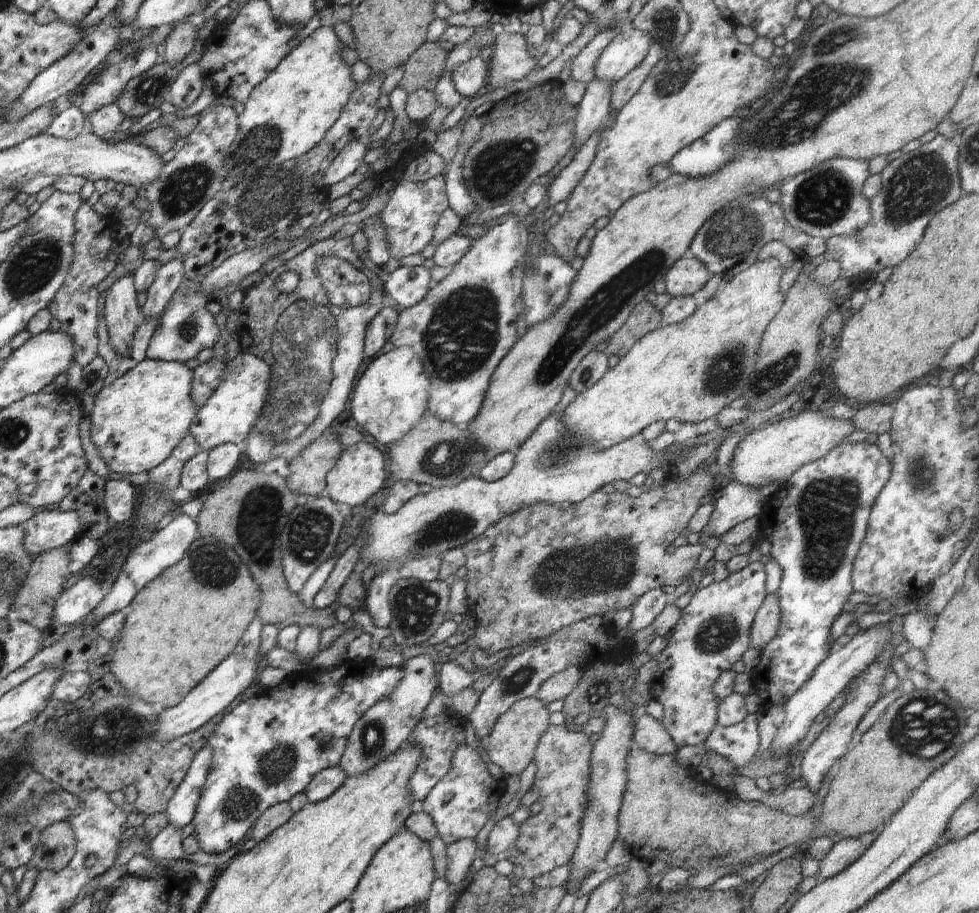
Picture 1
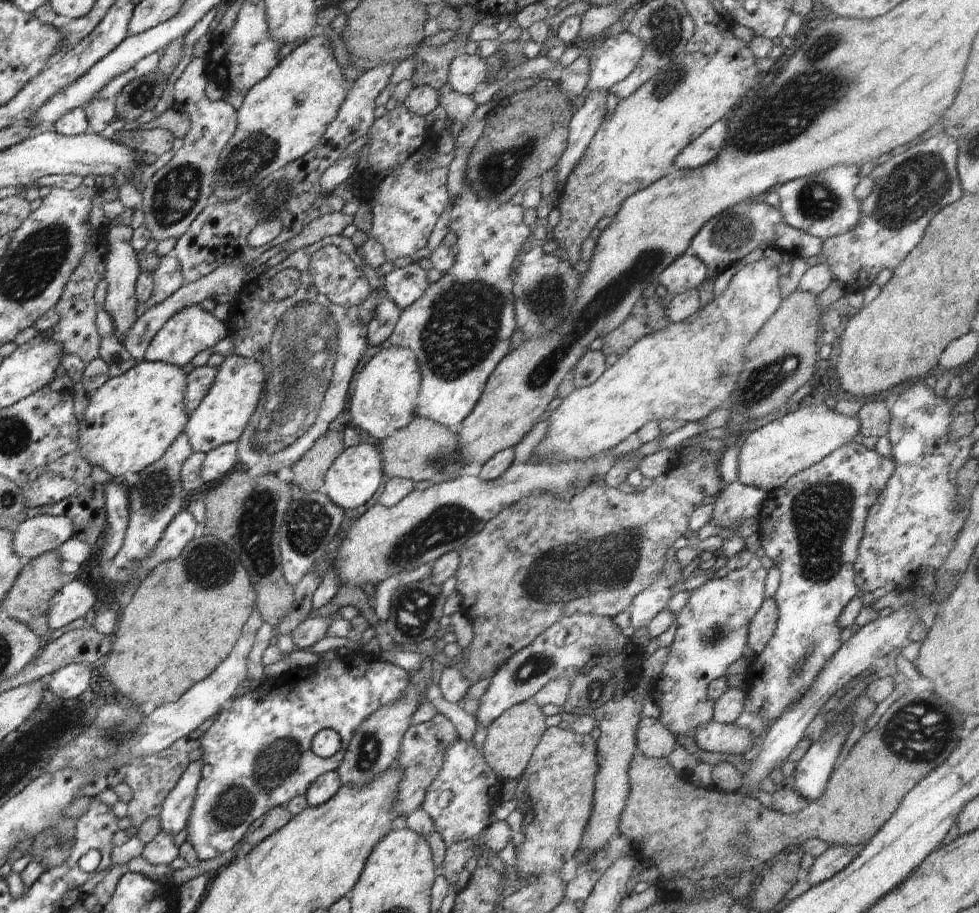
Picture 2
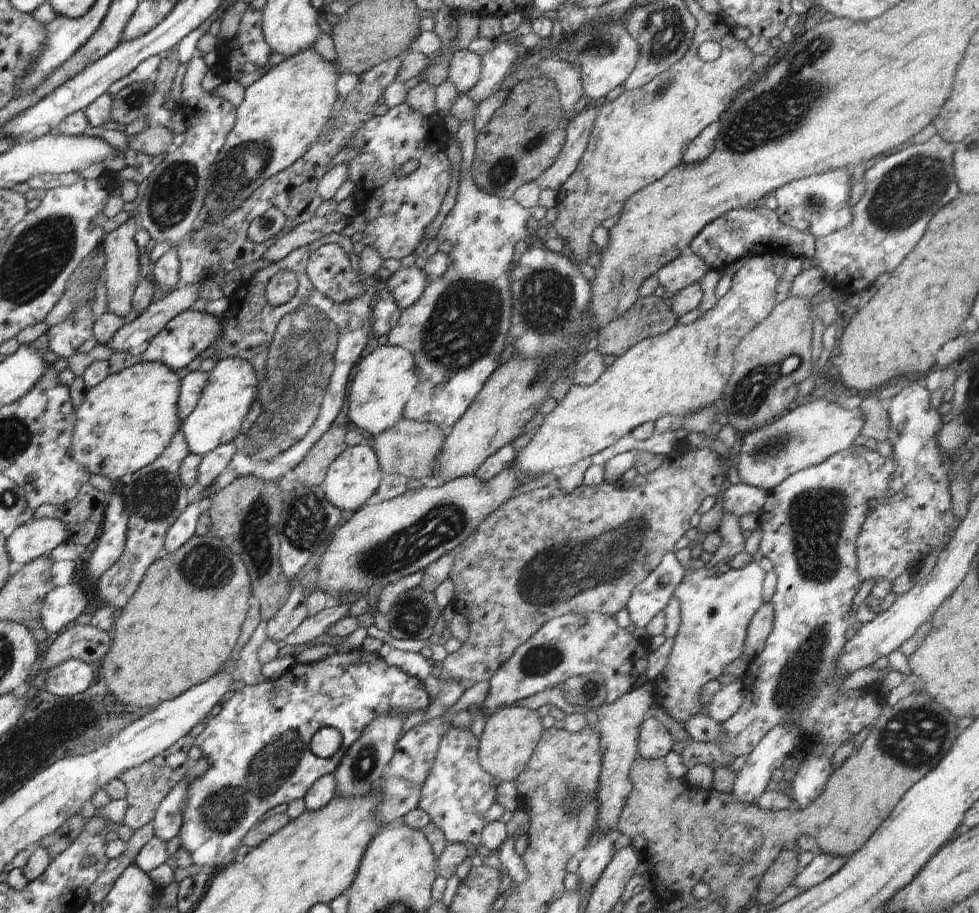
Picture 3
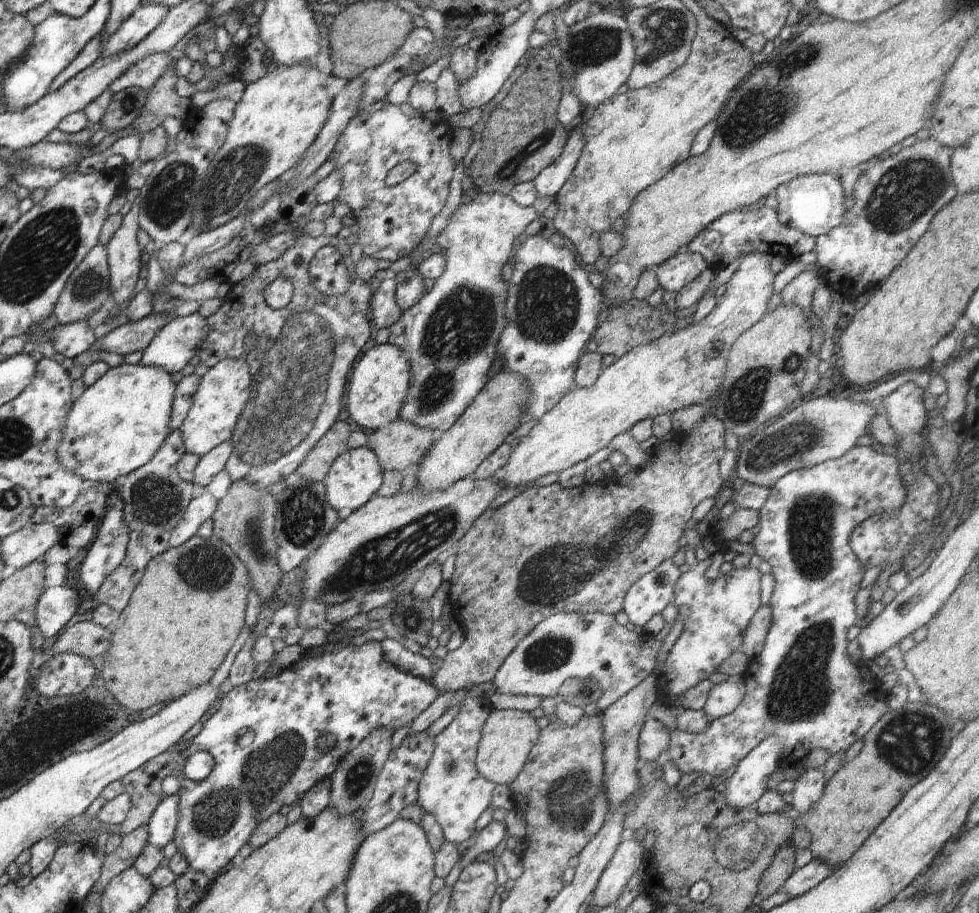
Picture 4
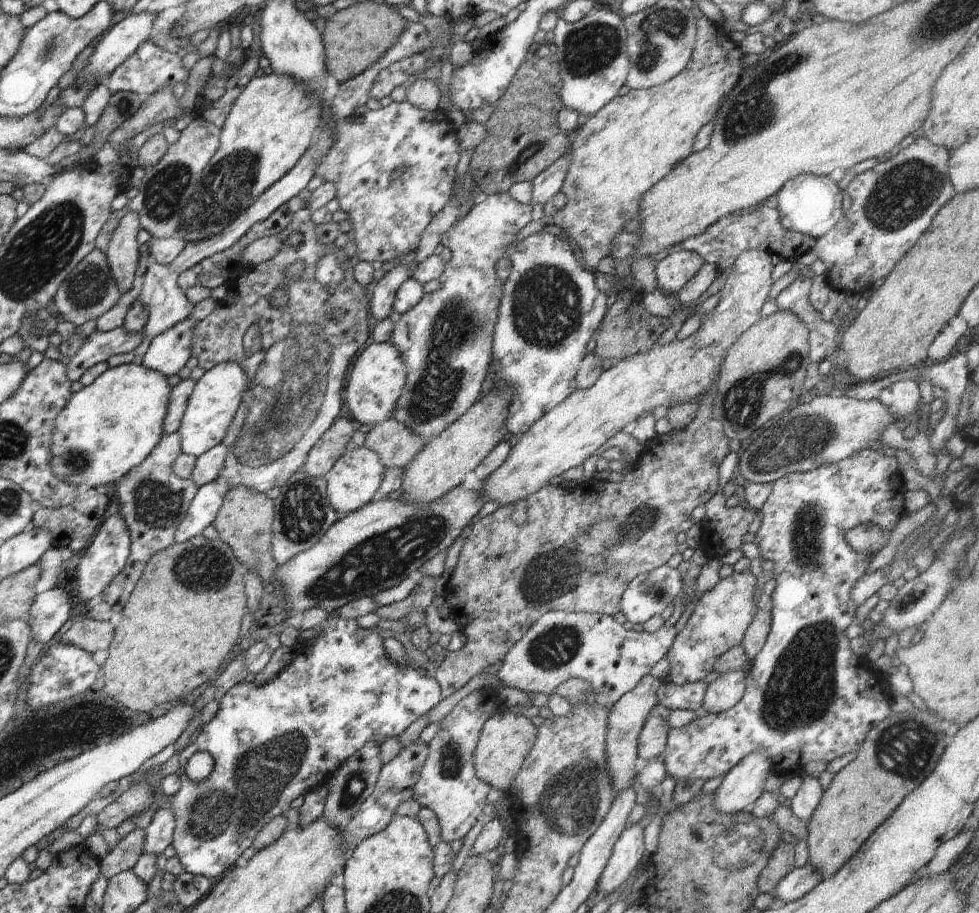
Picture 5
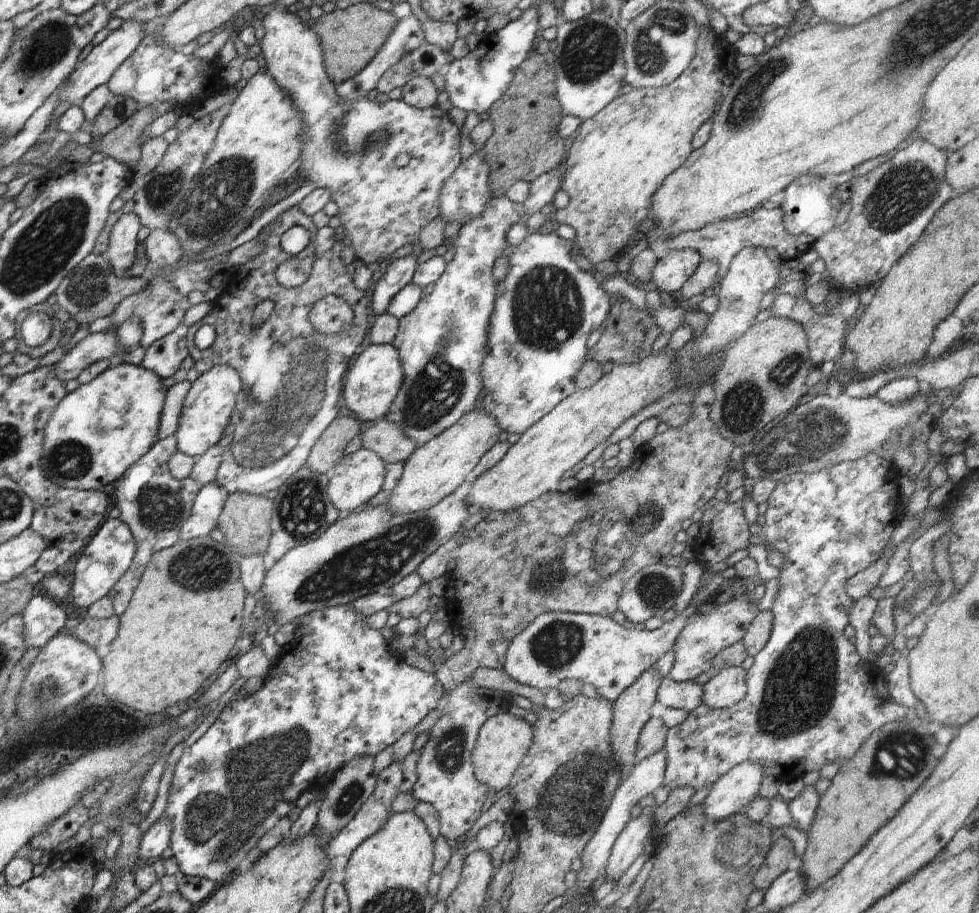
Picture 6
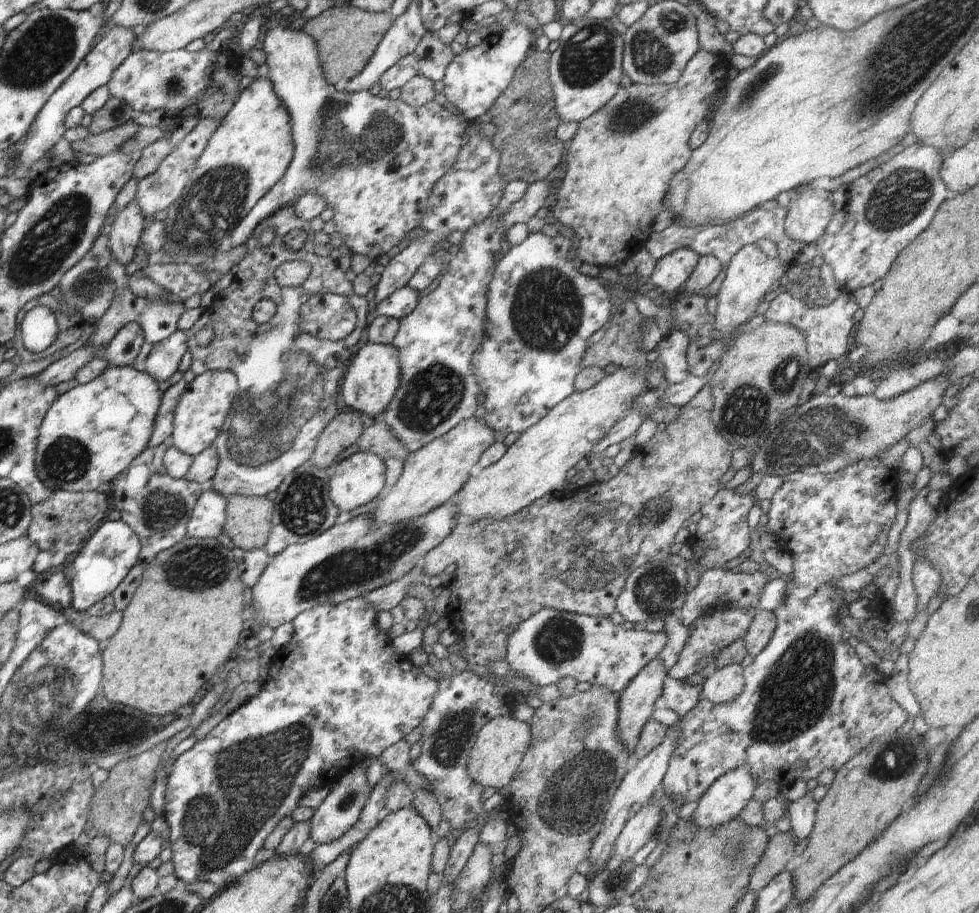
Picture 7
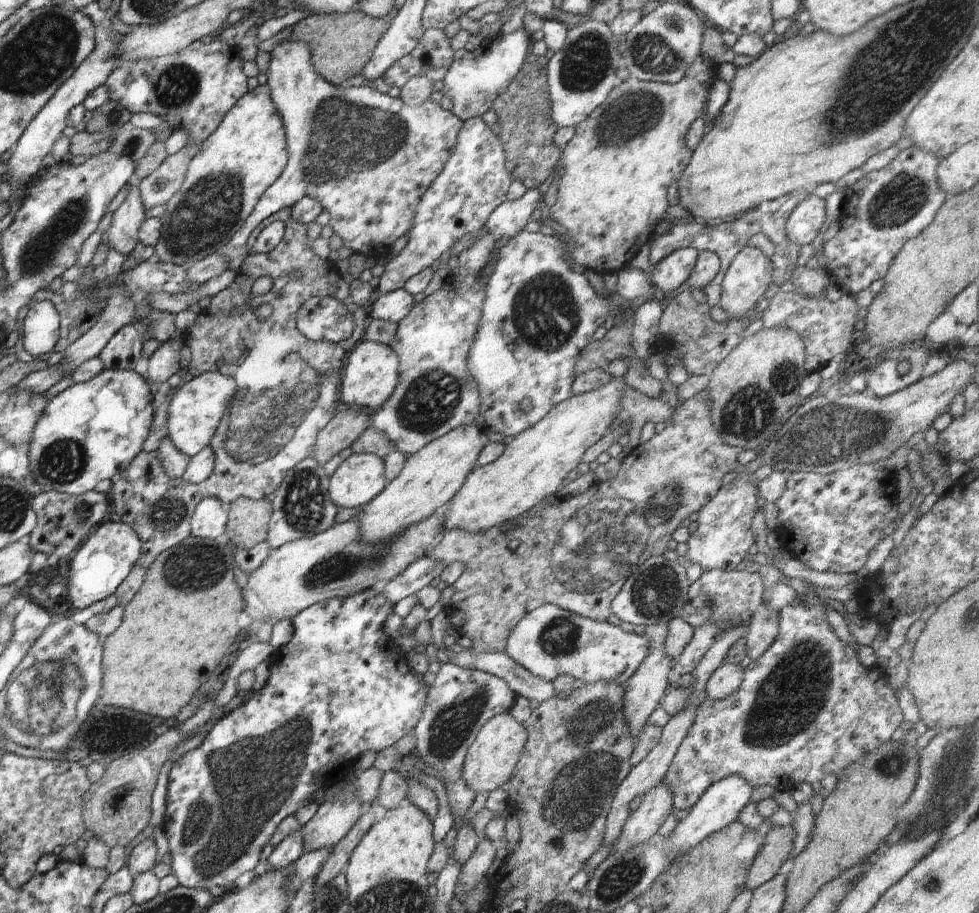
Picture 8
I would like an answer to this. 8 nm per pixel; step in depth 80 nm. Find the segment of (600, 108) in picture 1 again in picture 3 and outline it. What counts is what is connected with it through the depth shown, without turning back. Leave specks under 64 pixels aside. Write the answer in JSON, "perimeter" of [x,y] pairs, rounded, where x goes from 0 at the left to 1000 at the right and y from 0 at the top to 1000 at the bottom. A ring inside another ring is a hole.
{"perimeter":[[[612,112],[605,113],[582,130],[578,153],[569,175],[551,194],[553,208],[572,208],[584,193],[601,159],[611,118]]]}

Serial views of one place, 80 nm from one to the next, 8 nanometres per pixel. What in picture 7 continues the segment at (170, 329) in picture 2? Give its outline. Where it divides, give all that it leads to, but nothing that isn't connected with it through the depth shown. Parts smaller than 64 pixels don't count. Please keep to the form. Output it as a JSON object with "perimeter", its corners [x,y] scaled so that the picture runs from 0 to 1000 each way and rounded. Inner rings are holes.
{"perimeter":[[[181,361],[170,372],[157,377],[149,392],[148,407],[160,419],[172,416],[183,405],[185,393],[191,381],[191,364]]]}

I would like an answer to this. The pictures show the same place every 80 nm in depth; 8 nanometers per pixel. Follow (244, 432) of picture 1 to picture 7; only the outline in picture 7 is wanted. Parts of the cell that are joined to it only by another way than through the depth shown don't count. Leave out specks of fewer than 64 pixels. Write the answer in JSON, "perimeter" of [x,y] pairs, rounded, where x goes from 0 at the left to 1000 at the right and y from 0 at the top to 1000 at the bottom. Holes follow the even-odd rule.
{"perimeter":[[[219,405],[200,411],[184,432],[184,438],[178,447],[178,468],[174,479],[177,488],[187,497],[198,501],[218,487],[221,478],[228,470],[242,427],[242,414],[238,407]]]}

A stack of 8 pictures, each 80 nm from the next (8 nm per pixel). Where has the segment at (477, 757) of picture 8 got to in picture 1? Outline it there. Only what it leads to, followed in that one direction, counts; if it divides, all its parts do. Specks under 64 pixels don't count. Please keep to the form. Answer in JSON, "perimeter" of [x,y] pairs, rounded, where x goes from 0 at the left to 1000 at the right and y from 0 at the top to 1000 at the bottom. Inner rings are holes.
{"perimeter":[[[542,762],[527,768],[509,785],[495,812],[499,817],[495,831],[509,849],[527,850],[535,846],[539,837],[545,832],[549,815],[562,795],[561,782],[559,773],[549,763]]]}

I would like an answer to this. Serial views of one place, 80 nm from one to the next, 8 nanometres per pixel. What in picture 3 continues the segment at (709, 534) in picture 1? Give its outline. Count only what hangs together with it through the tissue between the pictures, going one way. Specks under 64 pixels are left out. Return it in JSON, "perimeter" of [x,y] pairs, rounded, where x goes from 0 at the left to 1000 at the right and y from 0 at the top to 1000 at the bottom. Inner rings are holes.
{"perimeter":[[[761,529],[747,531],[740,539],[737,559],[752,566],[776,562],[778,554],[782,552],[783,544],[782,537]]]}

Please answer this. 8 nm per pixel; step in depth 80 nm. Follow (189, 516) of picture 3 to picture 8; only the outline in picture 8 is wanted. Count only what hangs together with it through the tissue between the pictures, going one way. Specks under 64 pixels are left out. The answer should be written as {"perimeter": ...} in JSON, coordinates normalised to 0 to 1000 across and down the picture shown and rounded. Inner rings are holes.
{"perimeter":[[[209,542],[196,565],[195,587],[228,591],[231,574],[233,574],[232,554],[223,545]]]}

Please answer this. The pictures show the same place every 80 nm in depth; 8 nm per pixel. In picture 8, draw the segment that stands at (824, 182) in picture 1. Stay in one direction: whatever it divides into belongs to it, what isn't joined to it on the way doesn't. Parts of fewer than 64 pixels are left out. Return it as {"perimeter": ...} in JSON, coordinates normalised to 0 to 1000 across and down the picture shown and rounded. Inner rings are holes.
{"perimeter":[[[826,214],[821,217],[807,234],[802,248],[805,263],[819,268],[836,267],[835,260],[838,250],[844,243],[843,219]]]}

